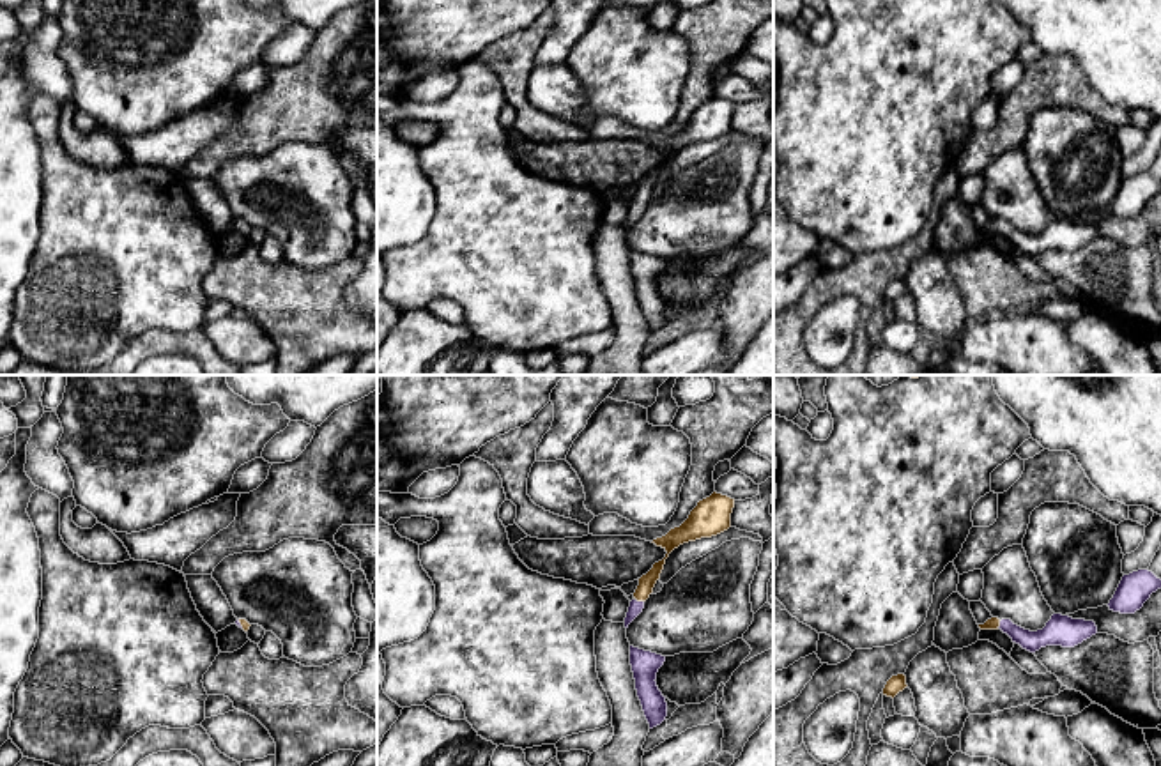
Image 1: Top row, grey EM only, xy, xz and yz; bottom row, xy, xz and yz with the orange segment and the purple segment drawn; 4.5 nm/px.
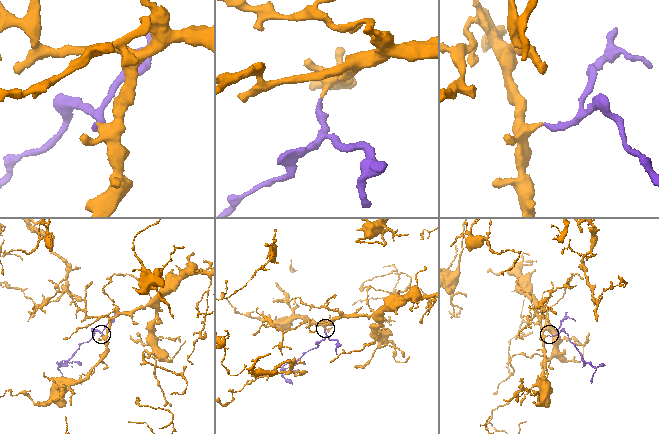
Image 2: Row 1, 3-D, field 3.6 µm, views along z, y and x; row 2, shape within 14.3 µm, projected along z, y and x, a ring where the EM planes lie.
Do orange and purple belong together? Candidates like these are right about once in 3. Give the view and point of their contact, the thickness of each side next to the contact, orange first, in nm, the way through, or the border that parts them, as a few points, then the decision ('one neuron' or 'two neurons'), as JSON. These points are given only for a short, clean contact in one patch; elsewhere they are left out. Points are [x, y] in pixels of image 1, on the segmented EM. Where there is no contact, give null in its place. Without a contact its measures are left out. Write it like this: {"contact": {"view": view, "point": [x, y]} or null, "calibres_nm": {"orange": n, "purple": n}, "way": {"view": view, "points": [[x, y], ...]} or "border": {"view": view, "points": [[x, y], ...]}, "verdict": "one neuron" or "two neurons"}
{"contact": {"view": "xz", "point": [639, 600]}, "calibres_nm": {"orange": 80, "purple": 70}, "way": {"view": "xz", "points": [[646, 582], [639, 600], [636, 607]]}, "verdict": "one neuron"}

